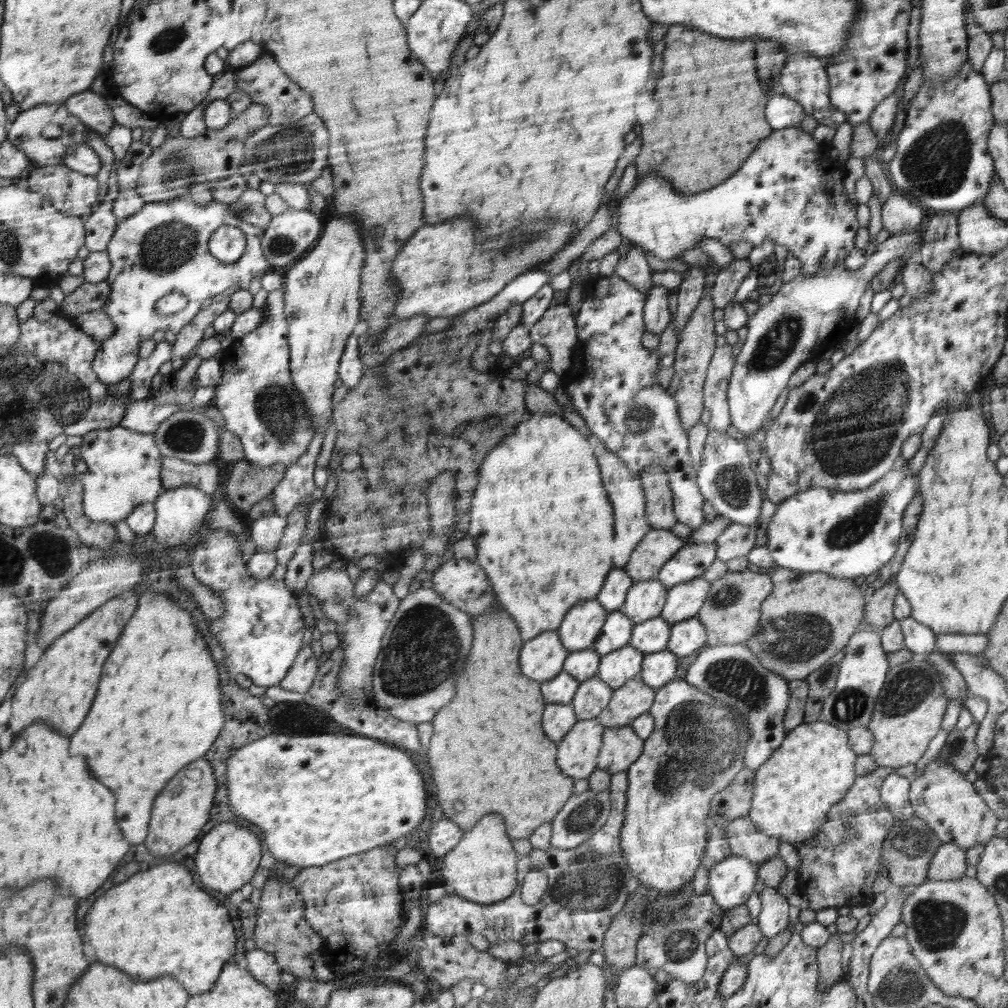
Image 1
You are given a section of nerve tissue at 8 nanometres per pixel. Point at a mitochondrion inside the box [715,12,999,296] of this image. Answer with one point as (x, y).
(937, 163)

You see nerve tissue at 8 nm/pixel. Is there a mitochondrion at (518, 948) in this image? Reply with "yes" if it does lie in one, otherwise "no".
no

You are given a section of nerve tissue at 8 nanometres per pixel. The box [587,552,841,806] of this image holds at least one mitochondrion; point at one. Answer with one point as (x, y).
(701, 747)

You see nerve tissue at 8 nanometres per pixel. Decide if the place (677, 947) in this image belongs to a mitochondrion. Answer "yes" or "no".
yes

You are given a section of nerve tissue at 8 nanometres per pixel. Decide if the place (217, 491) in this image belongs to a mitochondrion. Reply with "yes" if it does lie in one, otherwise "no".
no

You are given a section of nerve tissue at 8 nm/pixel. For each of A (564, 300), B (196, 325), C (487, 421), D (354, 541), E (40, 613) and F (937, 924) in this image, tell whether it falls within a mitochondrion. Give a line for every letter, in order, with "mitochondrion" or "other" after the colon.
A: other
B: other
C: mitochondrion
D: other
E: other
F: mitochondrion

